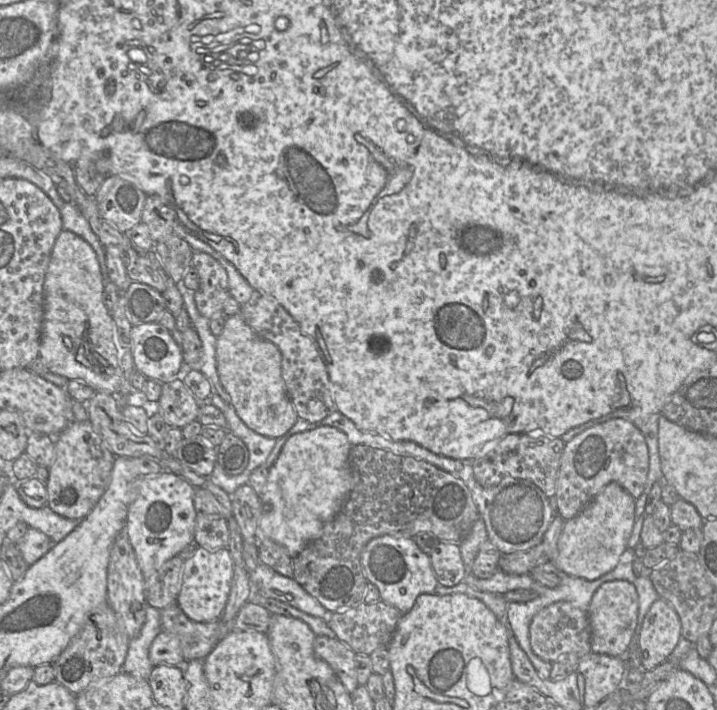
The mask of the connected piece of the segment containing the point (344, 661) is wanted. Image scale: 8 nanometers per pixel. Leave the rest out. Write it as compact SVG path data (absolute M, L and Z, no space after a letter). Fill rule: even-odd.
M316 636L314 651L331 666L349 693L359 686L355 666L356 653L345 643L338 638Z

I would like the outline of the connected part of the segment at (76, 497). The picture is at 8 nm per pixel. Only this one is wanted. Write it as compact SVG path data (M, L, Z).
M74 421L55 436L55 459L46 484L47 506L68 519L85 518L105 492L111 478L115 455L94 431L91 422Z

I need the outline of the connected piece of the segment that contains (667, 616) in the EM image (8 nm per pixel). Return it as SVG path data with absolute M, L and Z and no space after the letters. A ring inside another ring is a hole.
M659 597L647 611L639 634L641 660L646 671L666 661L681 637L677 612Z

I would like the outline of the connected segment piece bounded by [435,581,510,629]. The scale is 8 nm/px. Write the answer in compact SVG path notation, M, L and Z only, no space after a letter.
M465 582L451 587L443 586L438 583L435 588L435 593L438 595L447 595L454 593L466 594L469 597L479 599L482 601L497 617L497 619L509 629L507 609L508 602L503 594L491 593L488 591L477 590Z

